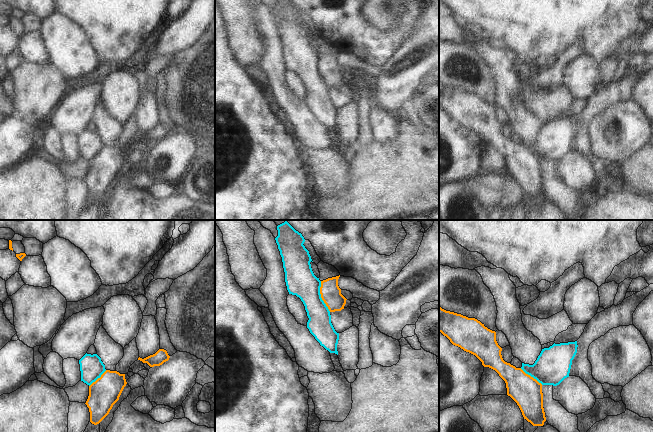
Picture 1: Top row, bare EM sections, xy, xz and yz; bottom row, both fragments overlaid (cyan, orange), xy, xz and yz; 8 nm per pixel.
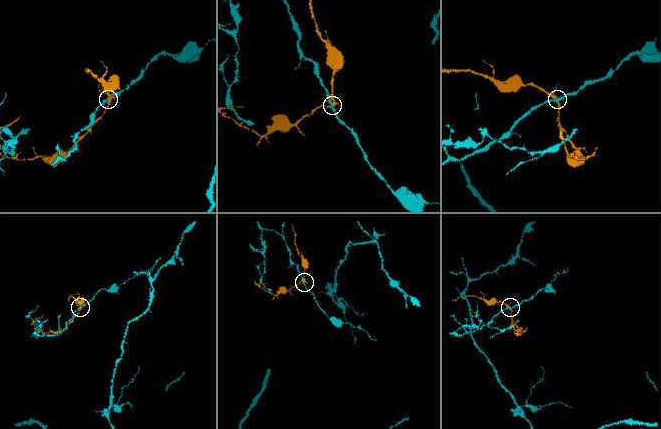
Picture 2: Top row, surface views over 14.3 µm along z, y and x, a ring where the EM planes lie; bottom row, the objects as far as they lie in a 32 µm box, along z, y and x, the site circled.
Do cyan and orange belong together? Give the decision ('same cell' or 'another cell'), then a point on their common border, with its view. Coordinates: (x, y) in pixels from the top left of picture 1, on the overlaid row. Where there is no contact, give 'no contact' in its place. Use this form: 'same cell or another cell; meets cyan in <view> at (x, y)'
another cell; meets cyan in xz at (320, 296)

